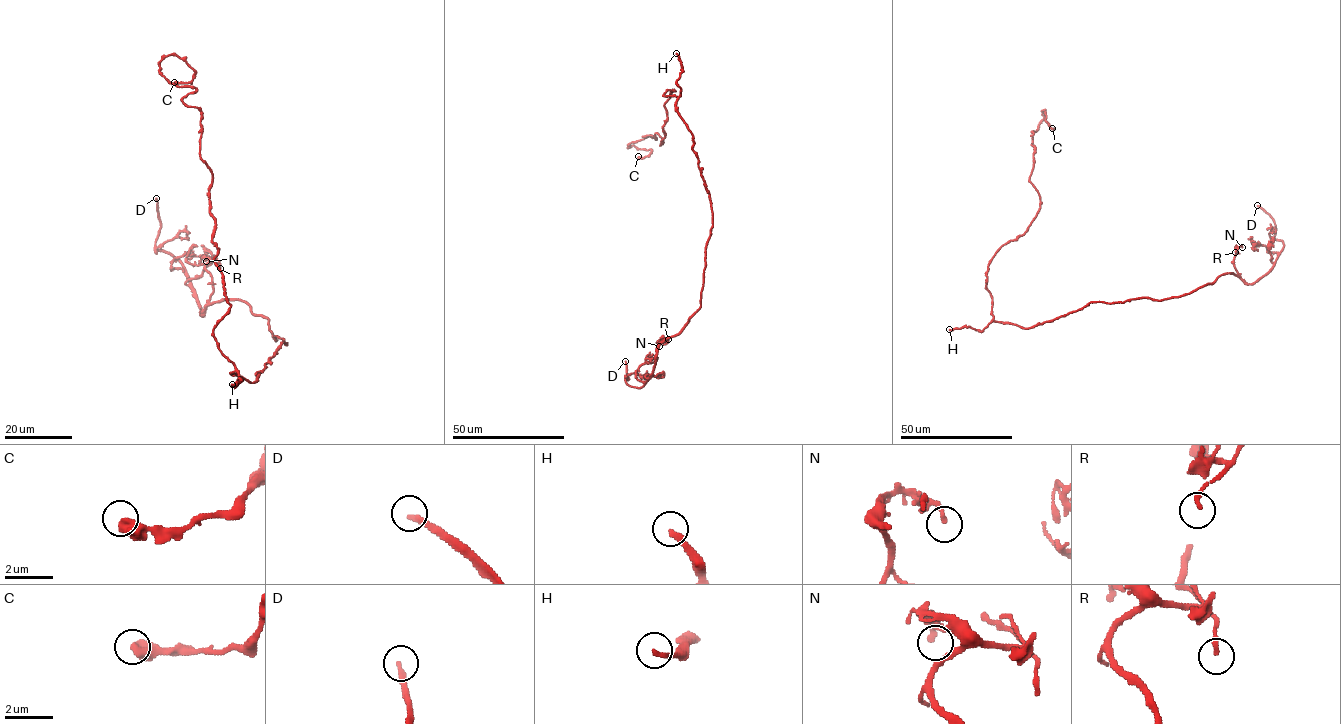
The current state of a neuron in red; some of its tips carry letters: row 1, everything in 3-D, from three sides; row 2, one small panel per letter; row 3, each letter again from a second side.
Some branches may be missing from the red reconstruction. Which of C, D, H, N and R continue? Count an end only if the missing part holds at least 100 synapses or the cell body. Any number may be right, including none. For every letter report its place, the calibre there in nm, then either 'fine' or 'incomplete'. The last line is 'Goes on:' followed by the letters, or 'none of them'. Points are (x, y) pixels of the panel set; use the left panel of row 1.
C: (174, 82) | 550 nm | fine
D: (156, 198) | 240 nm | incomplete
H: (232, 384) | 200 nm | incomplete
N: (206, 261) | 200 nm | fine
R: (220, 268) | 200 nm | fine
Goes on: D, H

